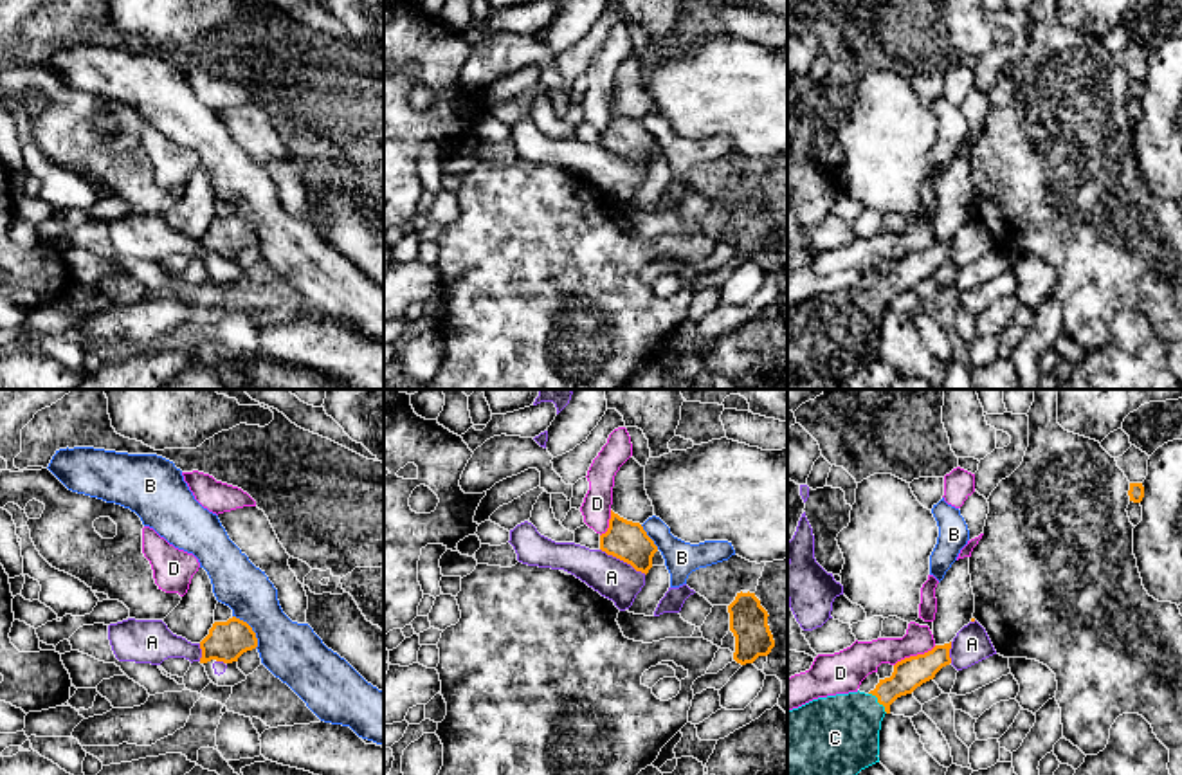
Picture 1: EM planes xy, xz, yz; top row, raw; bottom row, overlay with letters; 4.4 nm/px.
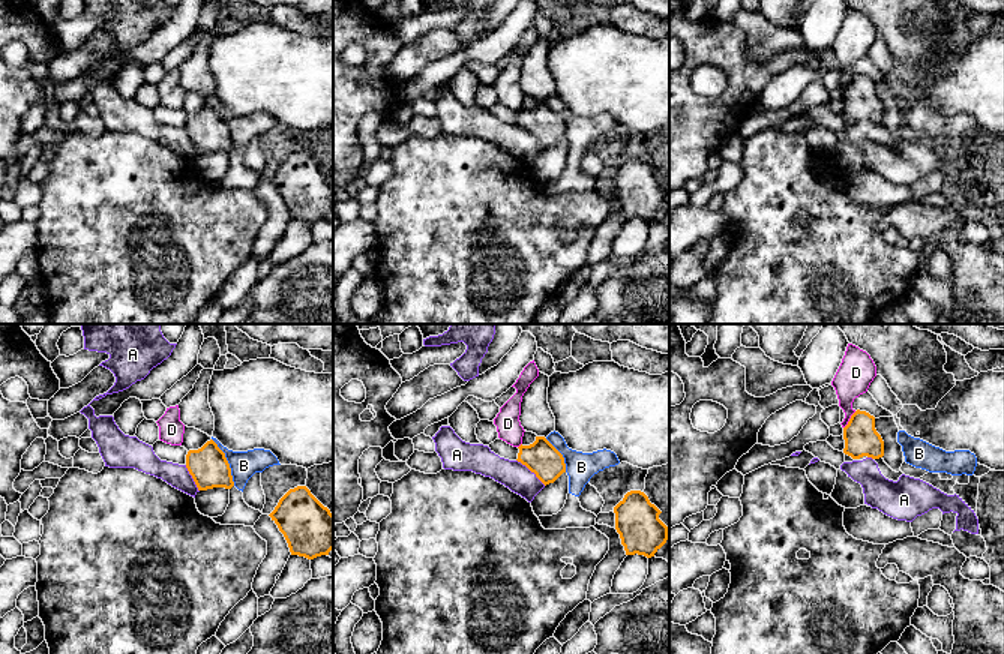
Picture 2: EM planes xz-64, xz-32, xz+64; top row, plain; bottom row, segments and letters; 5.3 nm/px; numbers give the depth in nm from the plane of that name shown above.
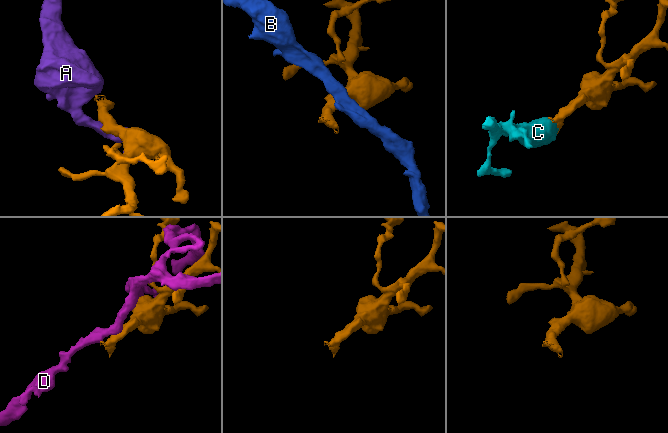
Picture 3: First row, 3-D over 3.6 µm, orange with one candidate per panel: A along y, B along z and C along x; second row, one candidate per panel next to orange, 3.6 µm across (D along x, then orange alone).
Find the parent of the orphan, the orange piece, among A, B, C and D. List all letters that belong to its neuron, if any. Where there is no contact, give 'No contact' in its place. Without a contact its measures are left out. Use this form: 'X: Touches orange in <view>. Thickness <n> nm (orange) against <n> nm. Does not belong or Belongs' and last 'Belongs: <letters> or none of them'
A: Touches orange in xz. Thickness 180 nm (orange) against 180 nm. Does not belong
B: Touches orange in xy. Thickness 180 nm (orange) against 260 nm. Does not belong
C: Touches orange in yz. Thickness 140 nm (orange) against 380 nm. Belongs
D: Touches orange in yz. Thickness 140 nm (orange) against 160 nm. Does not belong
Belongs: C

